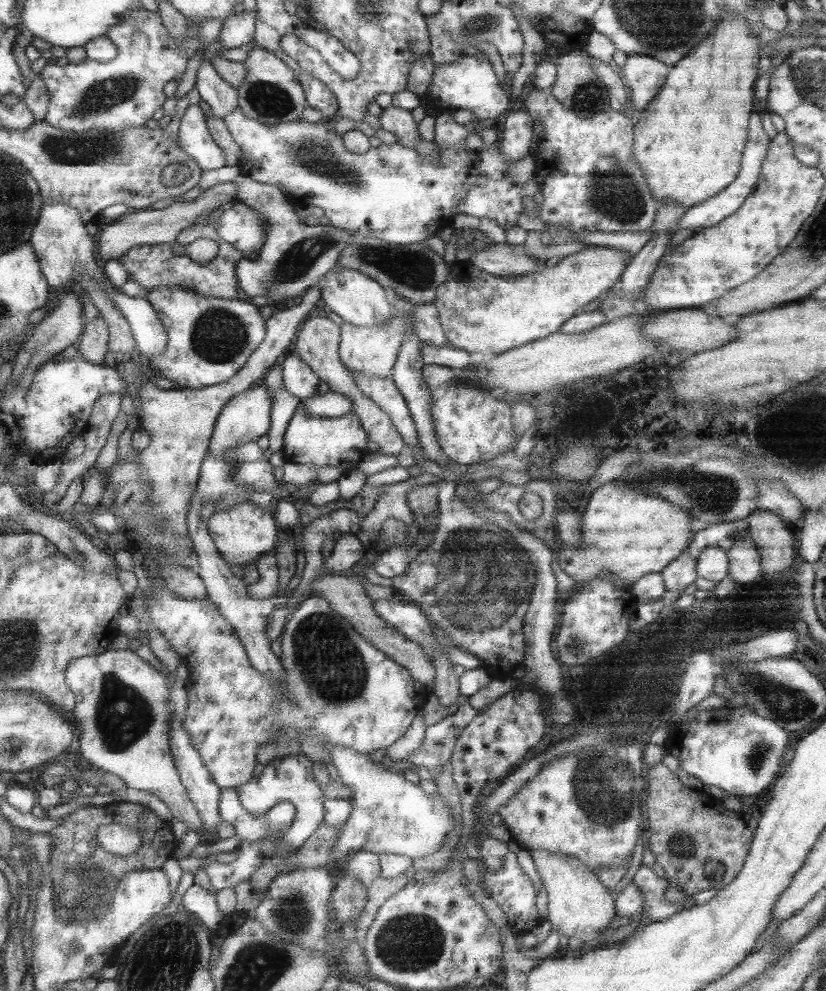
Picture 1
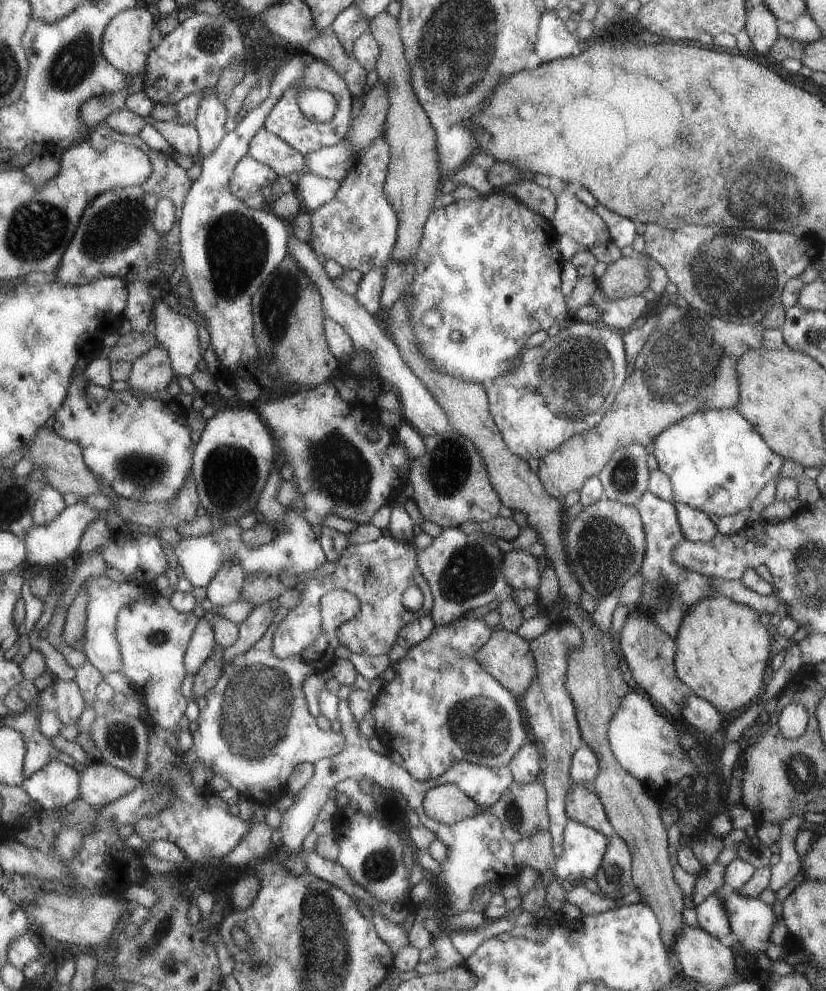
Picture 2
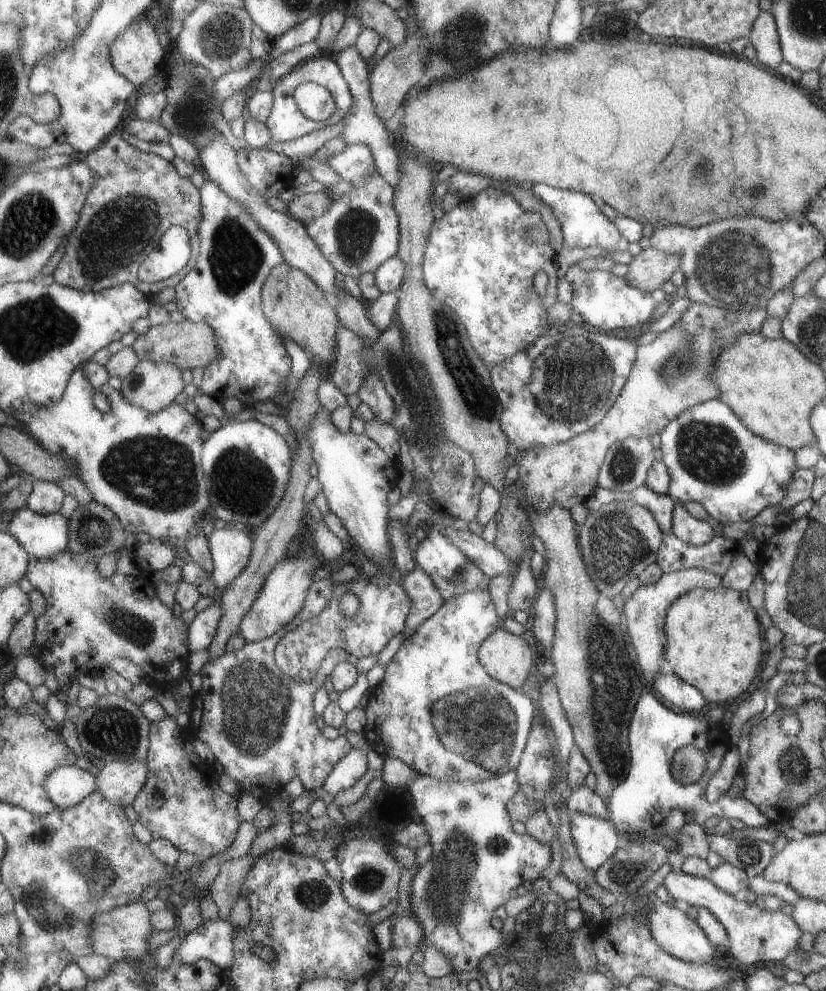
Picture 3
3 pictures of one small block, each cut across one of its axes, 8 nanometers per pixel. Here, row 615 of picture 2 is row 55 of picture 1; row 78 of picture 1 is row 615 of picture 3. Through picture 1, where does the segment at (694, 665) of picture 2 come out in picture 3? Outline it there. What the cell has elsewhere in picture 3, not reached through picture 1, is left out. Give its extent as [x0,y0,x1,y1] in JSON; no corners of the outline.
[663,585,761,705]

